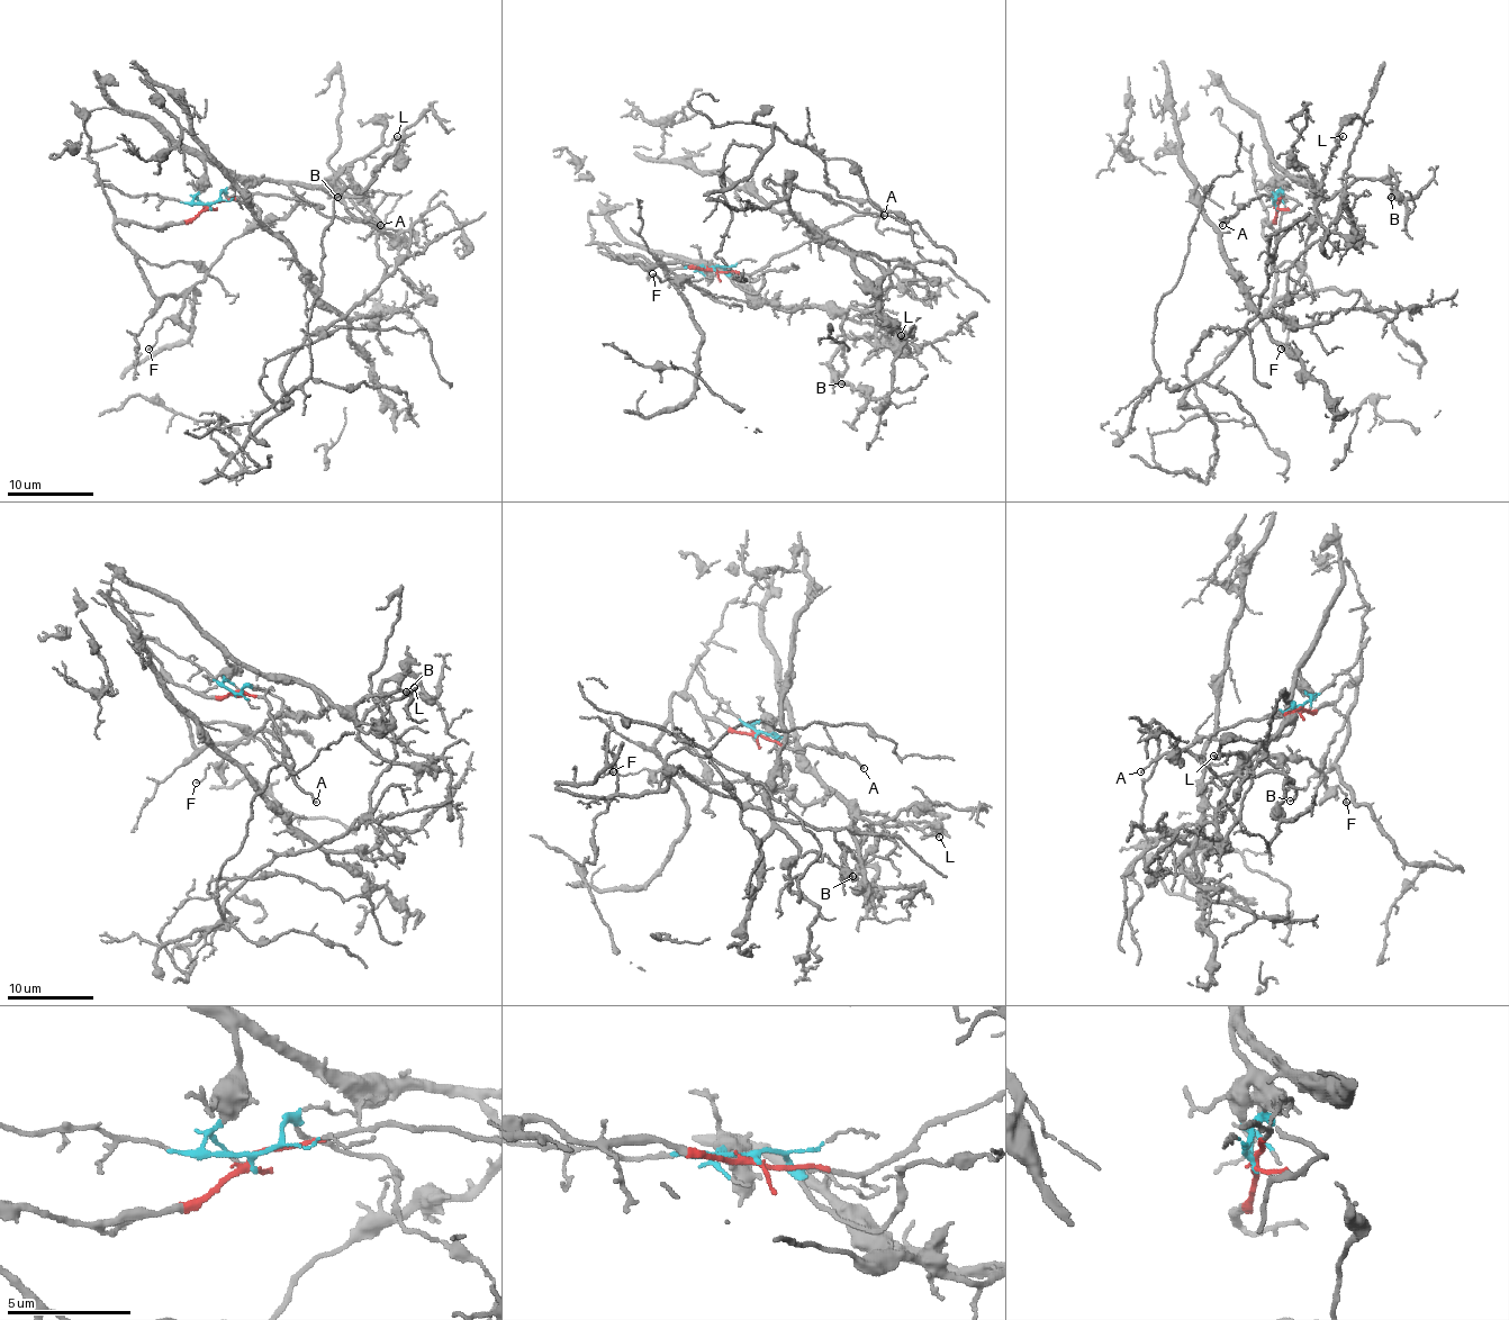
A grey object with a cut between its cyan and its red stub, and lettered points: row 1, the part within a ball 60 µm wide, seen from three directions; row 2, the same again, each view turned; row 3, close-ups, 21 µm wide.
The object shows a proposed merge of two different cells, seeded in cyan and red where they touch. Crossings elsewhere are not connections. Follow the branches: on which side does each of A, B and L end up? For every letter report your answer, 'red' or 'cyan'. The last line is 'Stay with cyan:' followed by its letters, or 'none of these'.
A: red
B: cyan
L: cyan
Stay with cyan: B, L

